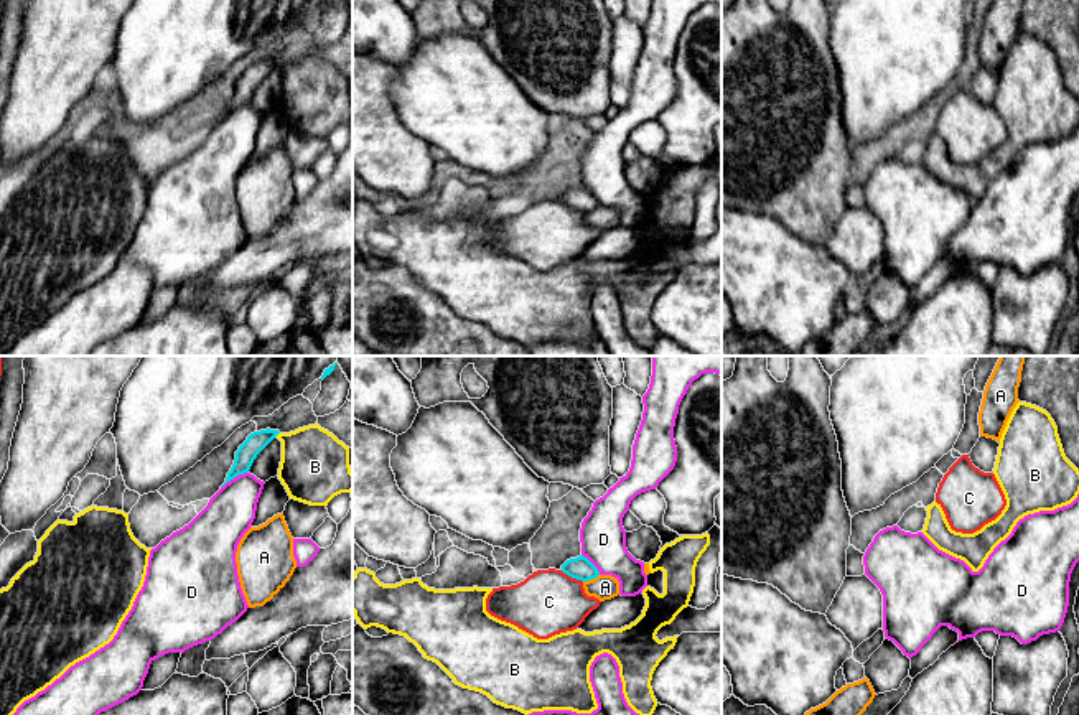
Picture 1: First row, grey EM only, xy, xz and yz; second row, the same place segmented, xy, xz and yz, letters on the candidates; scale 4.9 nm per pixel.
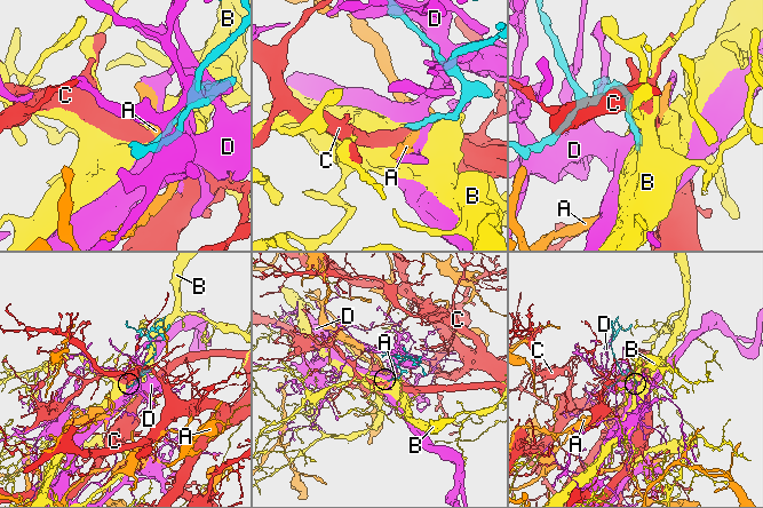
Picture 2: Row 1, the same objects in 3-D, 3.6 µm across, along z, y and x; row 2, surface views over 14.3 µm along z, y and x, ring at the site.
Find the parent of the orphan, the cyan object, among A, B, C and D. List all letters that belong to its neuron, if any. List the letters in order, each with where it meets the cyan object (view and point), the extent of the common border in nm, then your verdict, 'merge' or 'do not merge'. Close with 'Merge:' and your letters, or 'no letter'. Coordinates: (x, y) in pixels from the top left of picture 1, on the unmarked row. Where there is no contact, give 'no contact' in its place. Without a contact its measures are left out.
A: contact xz (590, 210); length 90 nm; do not merge
B: contact xy (277, 65); length 30 nm; merge
C: contact xz (572, 208); length 130 nm; do not merge
D: contact xy (234, 107); length 160 nm; do not merge
Merge: B

